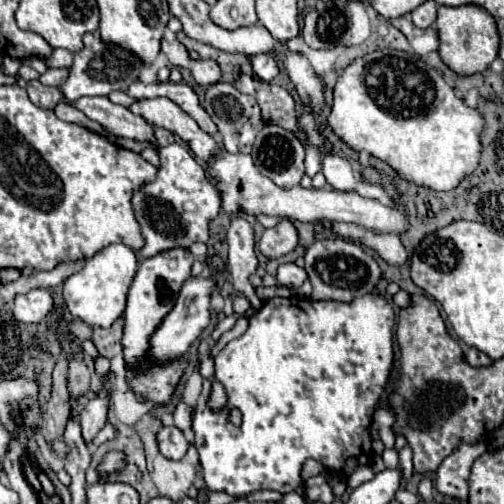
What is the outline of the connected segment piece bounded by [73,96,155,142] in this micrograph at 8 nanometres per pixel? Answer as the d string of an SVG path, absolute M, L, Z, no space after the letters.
M107 96L99 98L79 98L79 102L73 102L81 112L85 112L87 118L99 122L103 126L105 136L121 136L121 138L133 138L133 140L149 140L153 138L153 126L143 118L133 114L129 108L113 104Z

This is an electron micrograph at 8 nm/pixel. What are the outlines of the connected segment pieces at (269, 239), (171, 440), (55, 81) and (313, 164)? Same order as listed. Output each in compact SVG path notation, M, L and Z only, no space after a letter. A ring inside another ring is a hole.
M281 220L275 228L269 228L263 232L259 240L259 250L265 258L277 260L289 254L291 250L295 250L297 242L299 242L299 236L295 226L289 220Z
M163 426L157 434L159 450L169 460L181 460L189 448L189 442L183 438L183 432L175 426Z
M49 68L45 74L41 74L39 82L47 84L47 86L57 86L59 88L67 80L67 74L69 74L67 68Z
M303 142L303 146L305 146L305 152L307 152L305 172L307 172L309 176L315 176L315 174L321 170L321 154L319 154L313 146L309 146L307 142Z

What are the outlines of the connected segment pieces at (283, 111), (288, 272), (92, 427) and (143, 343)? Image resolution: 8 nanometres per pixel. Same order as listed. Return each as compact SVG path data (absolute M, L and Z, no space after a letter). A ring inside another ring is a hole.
M245 74L239 76L235 86L241 92L251 94L259 102L261 116L267 124L275 124L275 126L281 126L281 128L297 134L295 102L285 88L281 88L279 84L269 84L269 82L263 82L263 80L255 80L251 76L245 78Z
M283 264L283 266L279 266L277 280L279 280L279 284L295 290L307 280L307 272L303 268L299 268L297 264Z
M95 394L83 410L81 410L81 428L83 428L83 438L87 444L95 438L95 434L105 426L107 422L107 410L109 410L109 396Z
M173 248L159 252L153 258L145 258L137 274L133 278L133 284L127 294L127 308L125 308L125 326L123 326L123 356L125 356L125 380L131 388L133 394L137 394L143 402L153 402L153 404L167 404L187 368L187 358L181 356L177 360L169 360L165 364L155 364L149 358L149 340L153 332L161 326L163 318L171 312L171 308L177 302L179 290L183 282L191 276L191 266L193 266L193 256L185 248Z

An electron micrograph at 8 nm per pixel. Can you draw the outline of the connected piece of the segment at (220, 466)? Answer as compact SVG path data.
M365 294L363 298L355 298L355 302L315 302L315 300L301 300L301 298L273 298L261 306L257 314L249 318L249 328L247 332L231 340L219 354L215 354L215 380L219 380L227 392L227 408L239 408L243 412L243 424L237 428L229 422L225 408L219 412L211 412L207 406L209 394L211 394L211 382L203 382L203 392L197 402L197 412L193 416L193 434L195 434L195 448L201 458L201 468L203 468L203 480L209 490L221 490L227 492L235 498L243 498L249 492L257 490L277 490L281 494L295 492L299 488L299 468L303 468L303 462L307 458L315 458L323 462L327 468L333 472L343 472L351 474L353 466L363 466L369 464L369 452L371 452L371 440L367 440L367 428L371 426L371 414L375 412L379 398L385 390L389 370L393 364L393 324L395 324L395 314L393 306L379 294Z

